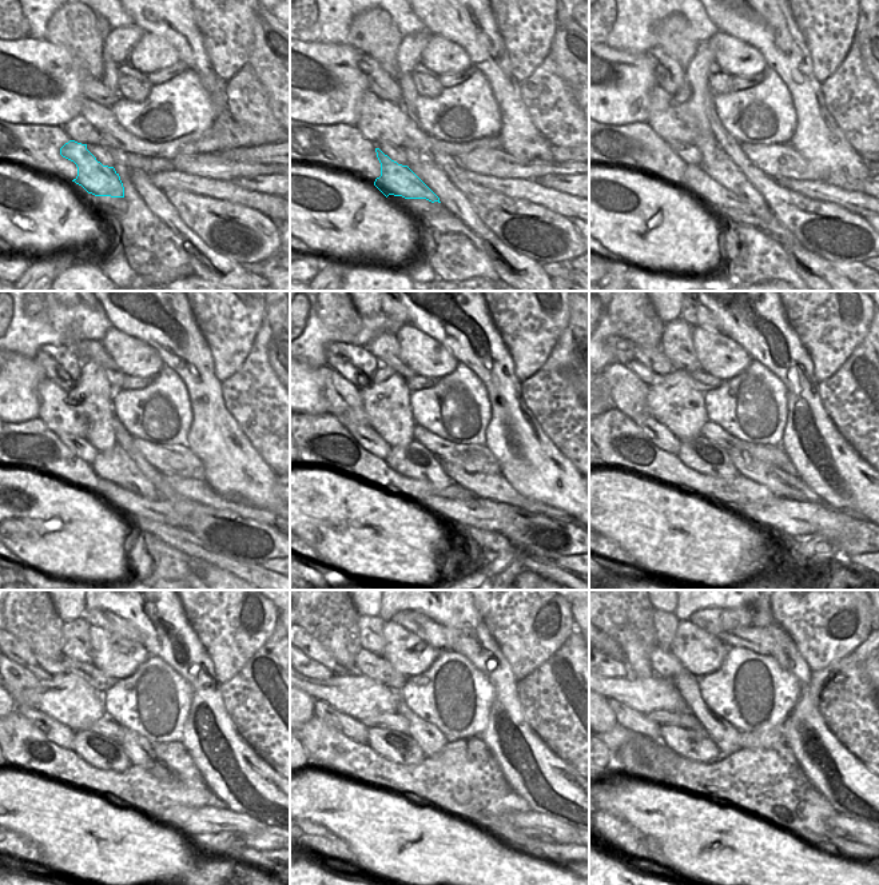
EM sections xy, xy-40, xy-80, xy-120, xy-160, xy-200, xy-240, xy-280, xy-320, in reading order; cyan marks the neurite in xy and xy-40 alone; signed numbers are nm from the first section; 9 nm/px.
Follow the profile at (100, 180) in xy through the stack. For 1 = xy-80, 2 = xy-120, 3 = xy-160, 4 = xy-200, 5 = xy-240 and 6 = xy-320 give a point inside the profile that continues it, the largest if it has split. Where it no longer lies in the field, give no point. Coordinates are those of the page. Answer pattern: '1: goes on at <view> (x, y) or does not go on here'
1: goes on at xy-80 (696, 182)
2: goes on at xy-120 (179, 513)
3: goes on at xy-160 (480, 513)
4: goes on at xy-200 (792, 518)
5: goes on at xy-240 (189, 821)
6: goes on at xy-320 (858, 832)

